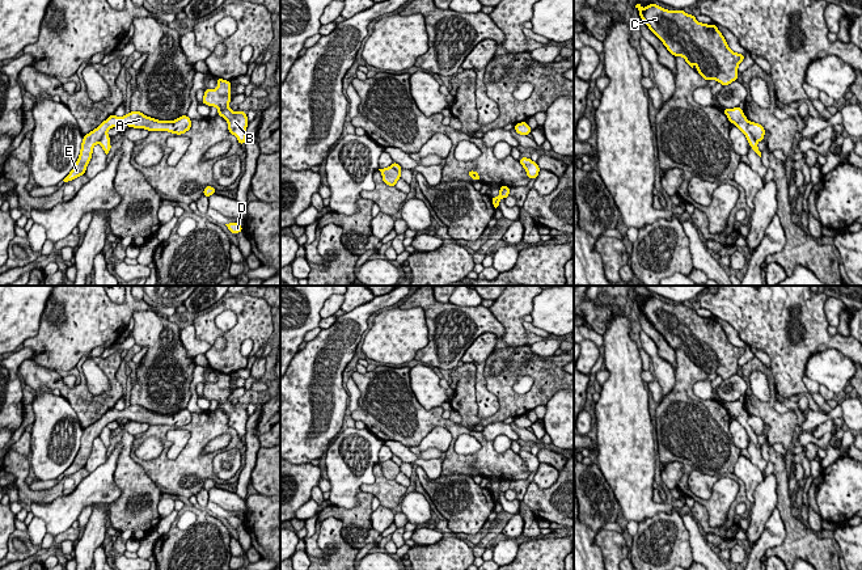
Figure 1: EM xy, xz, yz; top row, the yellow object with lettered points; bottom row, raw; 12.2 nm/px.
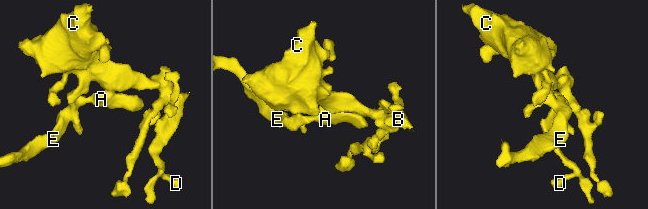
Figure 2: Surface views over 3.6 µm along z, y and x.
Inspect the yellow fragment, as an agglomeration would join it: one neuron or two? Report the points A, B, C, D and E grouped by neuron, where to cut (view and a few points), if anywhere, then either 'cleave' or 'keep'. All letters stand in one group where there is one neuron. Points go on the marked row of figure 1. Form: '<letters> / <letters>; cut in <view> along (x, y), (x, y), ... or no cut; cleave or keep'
A E / B C D; cut in yz along (748, 121), (747, 130), (756, 142); cleave

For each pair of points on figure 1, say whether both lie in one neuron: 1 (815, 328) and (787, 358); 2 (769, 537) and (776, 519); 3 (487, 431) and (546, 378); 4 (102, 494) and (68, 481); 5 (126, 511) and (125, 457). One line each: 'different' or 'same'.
1: same
2: same
3: different
4: different
5: same

